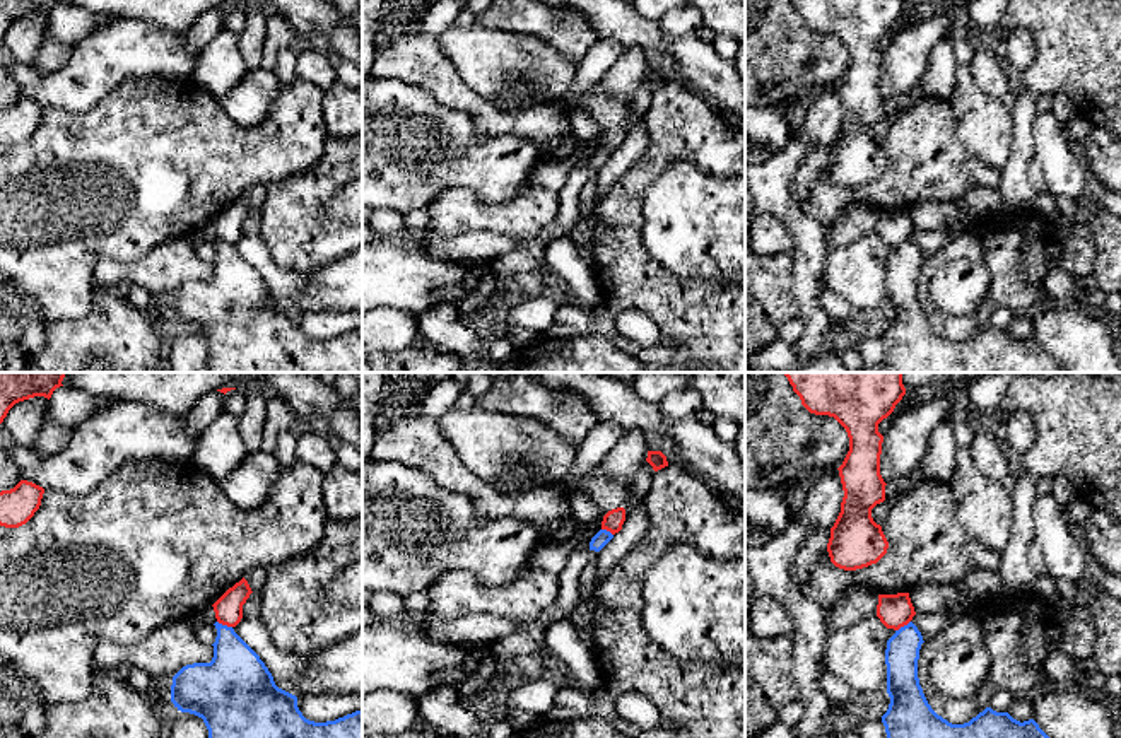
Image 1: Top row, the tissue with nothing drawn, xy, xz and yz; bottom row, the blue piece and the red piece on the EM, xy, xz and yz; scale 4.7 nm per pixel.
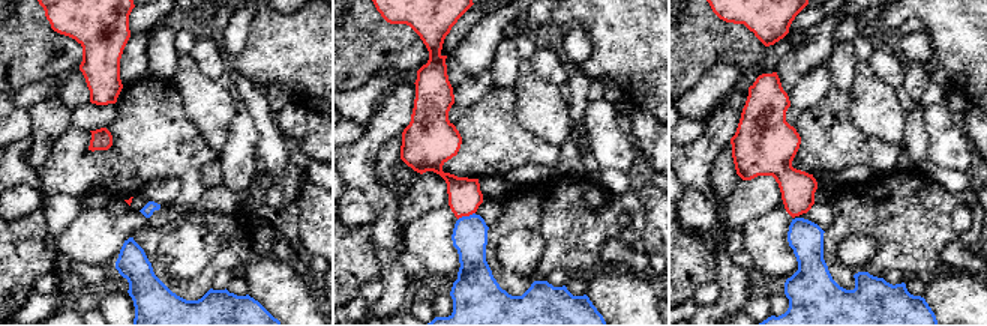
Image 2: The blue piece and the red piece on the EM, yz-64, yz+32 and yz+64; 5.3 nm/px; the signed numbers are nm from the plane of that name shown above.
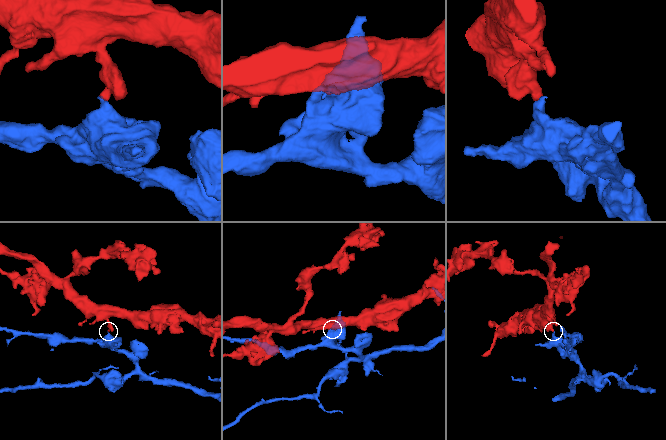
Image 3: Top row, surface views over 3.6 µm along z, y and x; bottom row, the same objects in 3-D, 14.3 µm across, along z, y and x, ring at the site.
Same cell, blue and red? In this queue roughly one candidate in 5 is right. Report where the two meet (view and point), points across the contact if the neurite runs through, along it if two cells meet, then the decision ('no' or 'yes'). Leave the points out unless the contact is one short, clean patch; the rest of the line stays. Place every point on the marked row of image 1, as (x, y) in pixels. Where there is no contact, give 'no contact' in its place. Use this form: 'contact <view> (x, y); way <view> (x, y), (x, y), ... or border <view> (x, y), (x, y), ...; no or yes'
contact xy (224, 626); border xy (217, 620), (231, 627); no

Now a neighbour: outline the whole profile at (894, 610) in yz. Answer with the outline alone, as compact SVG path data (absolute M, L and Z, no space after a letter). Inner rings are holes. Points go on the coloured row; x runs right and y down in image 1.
M909 593L878 594L877 617L887 629L899 630L916 615Z

